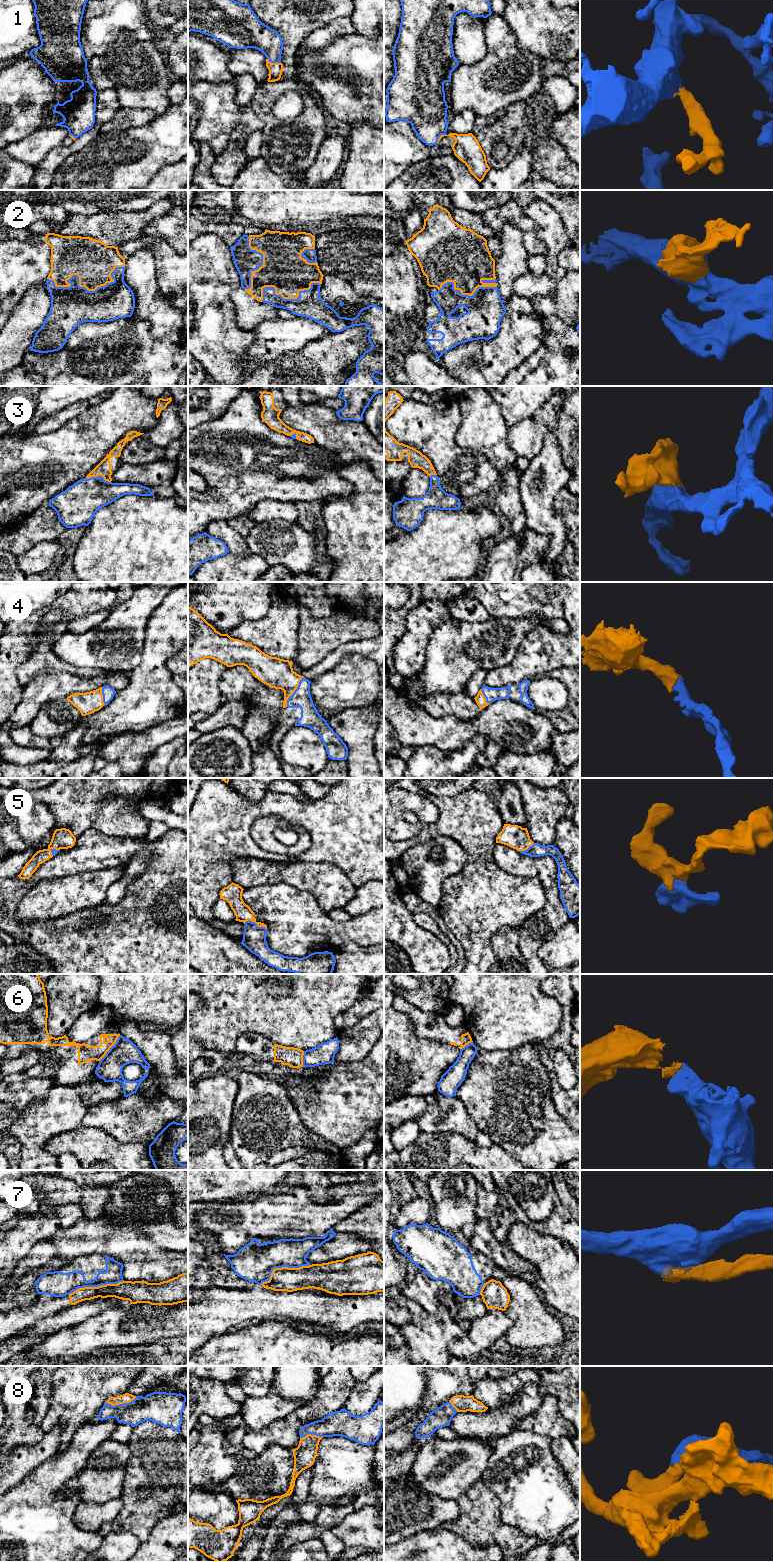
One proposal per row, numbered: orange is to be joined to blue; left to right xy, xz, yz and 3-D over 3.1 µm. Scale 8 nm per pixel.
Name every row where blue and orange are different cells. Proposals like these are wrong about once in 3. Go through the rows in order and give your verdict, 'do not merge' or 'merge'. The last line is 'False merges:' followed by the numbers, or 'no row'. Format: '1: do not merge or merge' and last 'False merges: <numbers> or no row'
1: merge
2: merge
3: merge
4: merge
5: merge
6: do not merge
7: do not merge
8: merge
False merges: 6, 7

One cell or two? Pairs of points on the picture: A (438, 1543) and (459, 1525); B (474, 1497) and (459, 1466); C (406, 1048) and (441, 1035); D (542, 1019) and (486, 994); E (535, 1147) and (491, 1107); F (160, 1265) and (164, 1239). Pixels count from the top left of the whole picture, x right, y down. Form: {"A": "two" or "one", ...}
{"A": "two", "B": "two", "C": "two", "D": "one", "E": "one", "F": "two"}

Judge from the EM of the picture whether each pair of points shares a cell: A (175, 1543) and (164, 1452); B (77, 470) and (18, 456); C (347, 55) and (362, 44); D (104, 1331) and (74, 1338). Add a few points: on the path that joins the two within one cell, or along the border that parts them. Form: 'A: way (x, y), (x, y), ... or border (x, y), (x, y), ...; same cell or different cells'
A: border (177, 1512), (163, 1517), (152, 1528); different cells
B: way (62, 463), (33, 463); same cell
C: way (351, 55), (358, 48); same cell
D: way (97, 1334), (81, 1336); same cell

